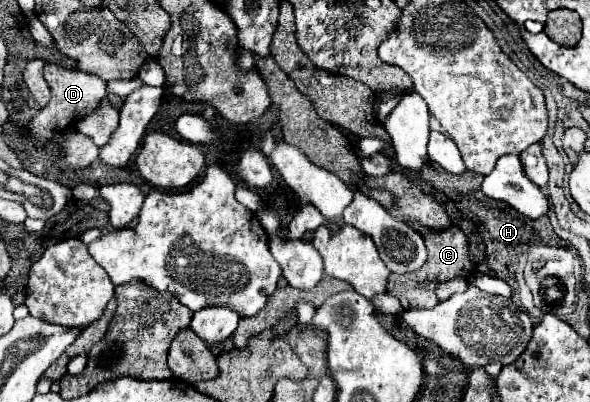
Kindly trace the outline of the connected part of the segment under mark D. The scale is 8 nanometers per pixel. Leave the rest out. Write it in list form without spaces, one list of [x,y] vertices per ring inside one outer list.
[[[46,64],[44,78],[52,90],[52,98],[50,98],[48,106],[42,108],[34,116],[32,124],[28,126],[28,134],[38,140],[50,140],[56,130],[64,130],[64,128],[76,124],[82,116],[88,116],[90,112],[94,112],[94,108],[98,108],[102,98],[106,98],[106,82],[94,74],[86,74],[80,70],[66,70],[56,64]]]

